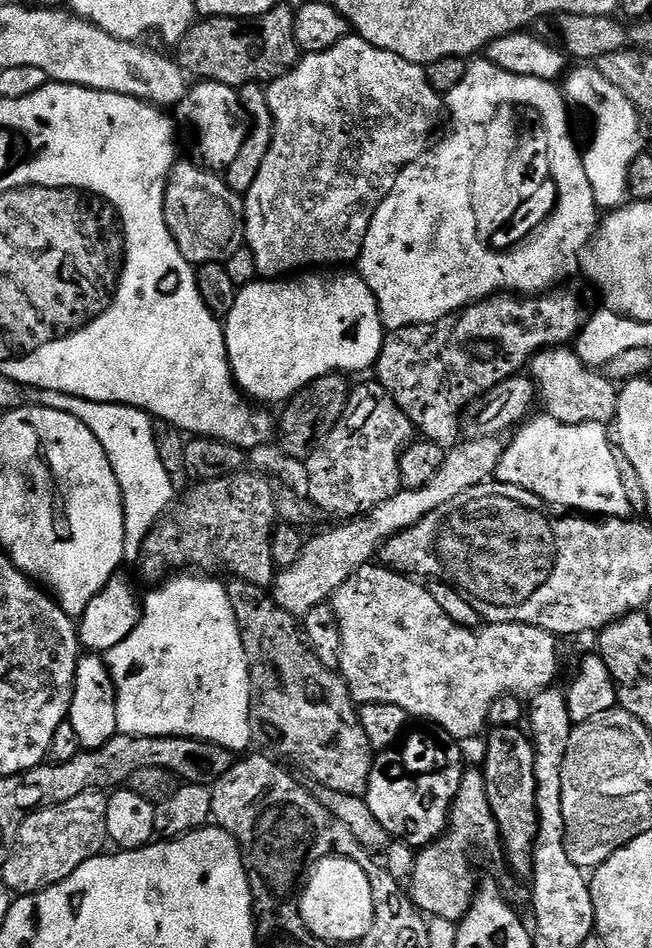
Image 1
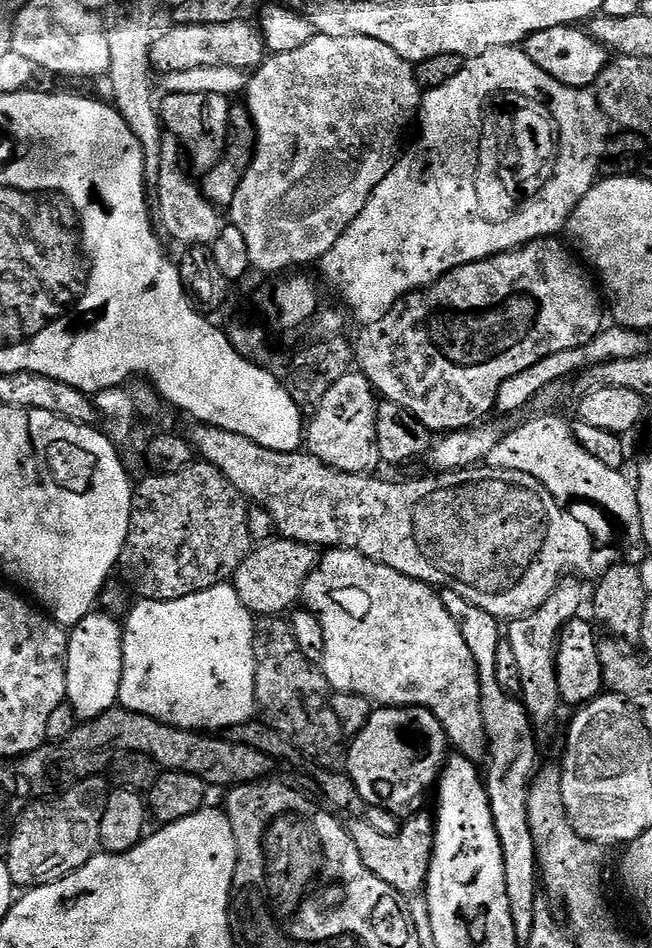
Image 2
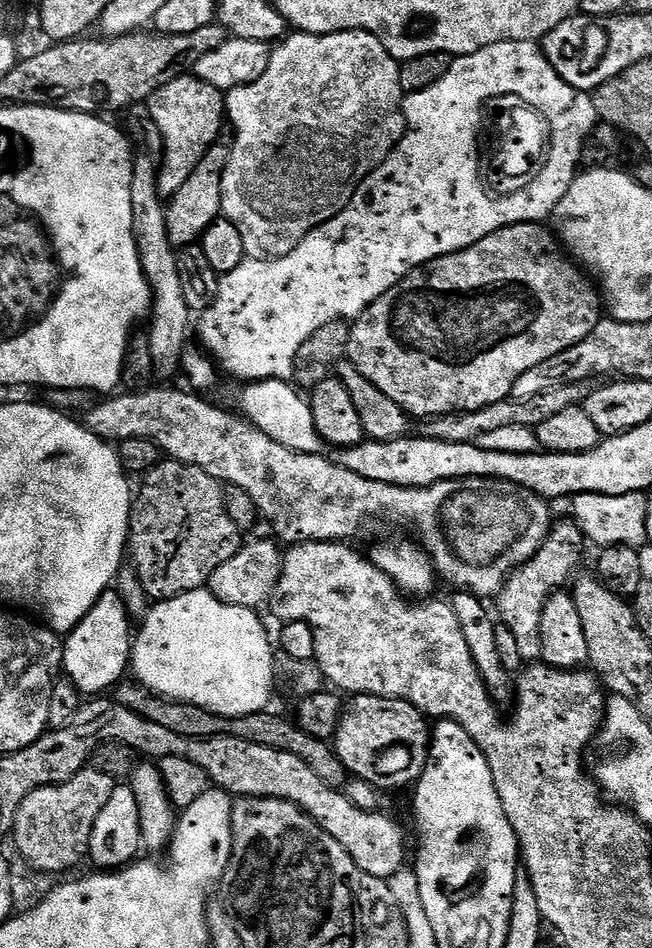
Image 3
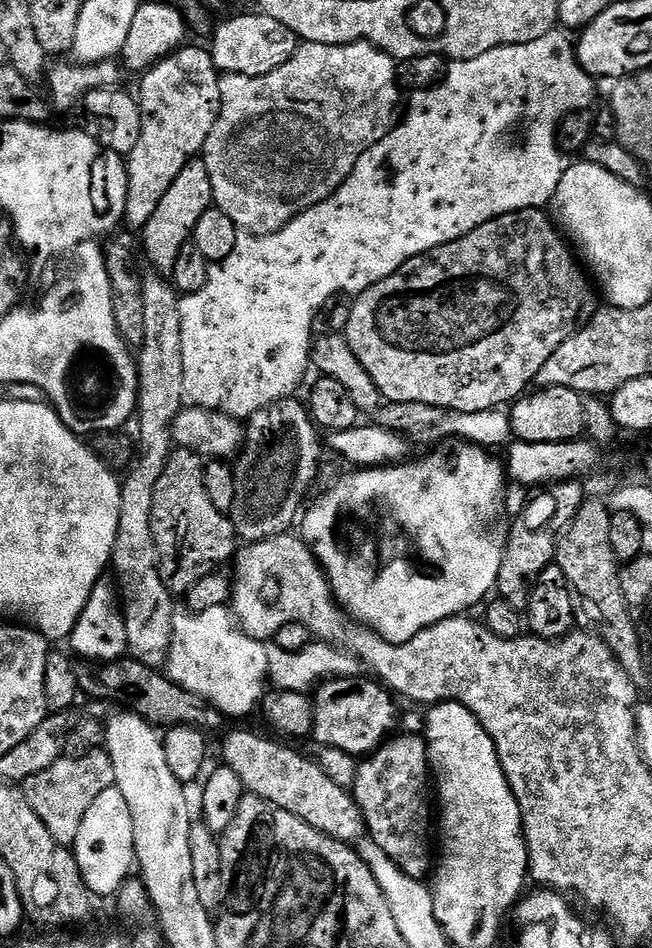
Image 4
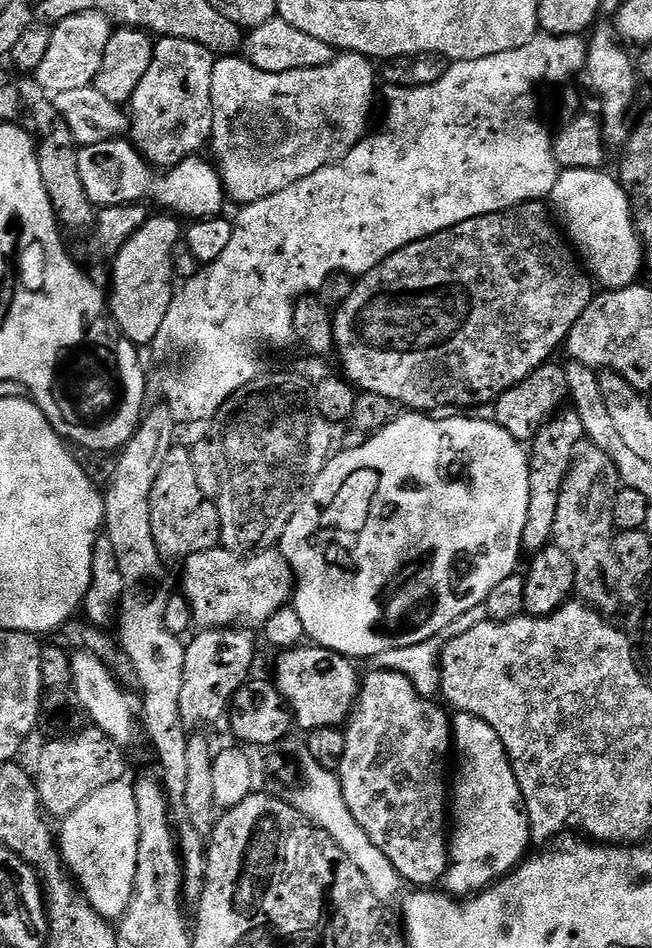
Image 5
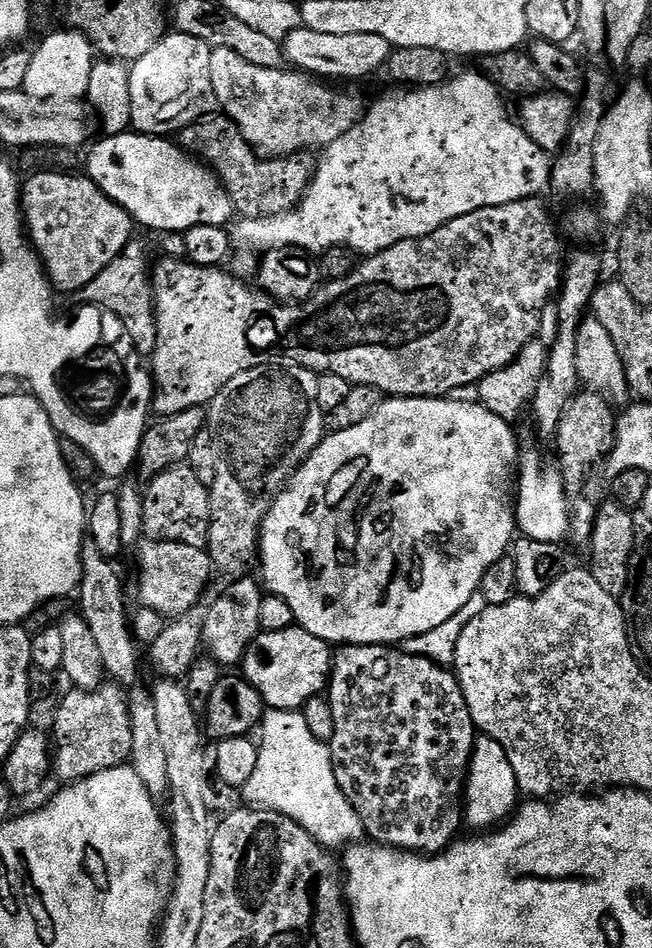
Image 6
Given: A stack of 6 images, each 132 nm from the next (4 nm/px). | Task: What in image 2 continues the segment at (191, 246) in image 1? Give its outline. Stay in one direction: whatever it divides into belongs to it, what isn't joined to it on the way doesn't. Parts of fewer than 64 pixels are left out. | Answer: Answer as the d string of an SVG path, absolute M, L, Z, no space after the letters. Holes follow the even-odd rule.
M164 142L161 146L161 174L154 185L154 204L160 207L160 216L158 212L158 220L164 223L164 228L183 246L210 246L218 238L218 234L222 234L222 230L226 227L226 216L221 209L215 204L210 203L204 196L204 189L199 183L196 184L190 177L184 173L184 164L180 161L182 157L182 148L176 142Z

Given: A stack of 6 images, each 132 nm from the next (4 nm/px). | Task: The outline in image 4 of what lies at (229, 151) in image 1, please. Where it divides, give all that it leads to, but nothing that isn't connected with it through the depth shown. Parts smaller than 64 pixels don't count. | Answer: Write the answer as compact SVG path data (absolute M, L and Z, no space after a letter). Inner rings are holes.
M185 46L165 56L143 73L138 91L140 112L144 115L144 129L138 146L127 153L128 197L123 223L136 230L144 229L150 222L158 202L166 190L182 174L184 167L203 153L204 144L220 117L220 77L207 47Z

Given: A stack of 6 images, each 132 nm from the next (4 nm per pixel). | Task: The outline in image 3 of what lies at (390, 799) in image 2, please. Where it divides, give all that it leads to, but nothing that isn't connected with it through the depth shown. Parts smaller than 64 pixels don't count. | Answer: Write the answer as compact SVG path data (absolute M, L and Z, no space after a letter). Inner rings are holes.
M353 695L347 701L340 717L340 725L334 737L334 747L338 758L355 779L365 780L377 790L384 788L404 788L415 785L424 773L428 761L428 745L432 742L429 717L418 711L408 700L391 696Z

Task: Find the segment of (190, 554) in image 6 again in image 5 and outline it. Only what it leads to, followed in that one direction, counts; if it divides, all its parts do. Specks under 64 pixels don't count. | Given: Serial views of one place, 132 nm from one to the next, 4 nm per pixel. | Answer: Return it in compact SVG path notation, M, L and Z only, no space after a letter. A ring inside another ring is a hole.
M217 546L189 556L183 561L182 594L192 607L192 619L201 629L239 625L249 616L251 623L262 626L274 610L289 603L294 596L294 577L286 558L276 548L265 548L247 554Z

